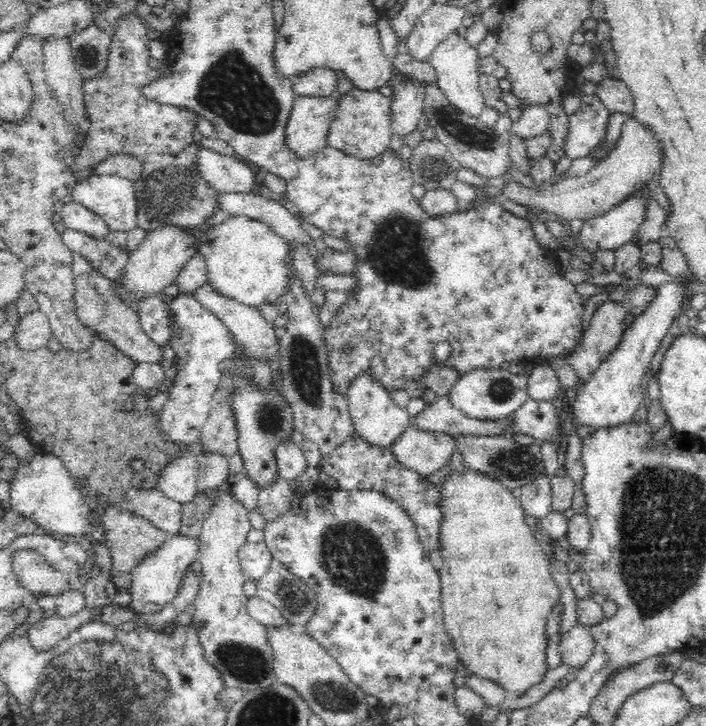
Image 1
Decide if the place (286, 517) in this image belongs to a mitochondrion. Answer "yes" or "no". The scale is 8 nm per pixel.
no

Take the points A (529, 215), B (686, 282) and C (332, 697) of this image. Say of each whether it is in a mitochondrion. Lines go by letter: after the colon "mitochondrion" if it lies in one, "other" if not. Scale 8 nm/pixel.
A: other
B: other
C: mitochondrion

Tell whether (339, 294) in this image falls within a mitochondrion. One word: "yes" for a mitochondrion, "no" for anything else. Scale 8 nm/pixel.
no

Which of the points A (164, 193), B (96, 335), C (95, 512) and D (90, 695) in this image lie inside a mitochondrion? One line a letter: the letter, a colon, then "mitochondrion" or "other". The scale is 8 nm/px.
A: mitochondrion
B: other
C: other
D: mitochondrion

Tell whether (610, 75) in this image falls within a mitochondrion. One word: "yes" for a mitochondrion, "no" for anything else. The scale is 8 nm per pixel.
no

